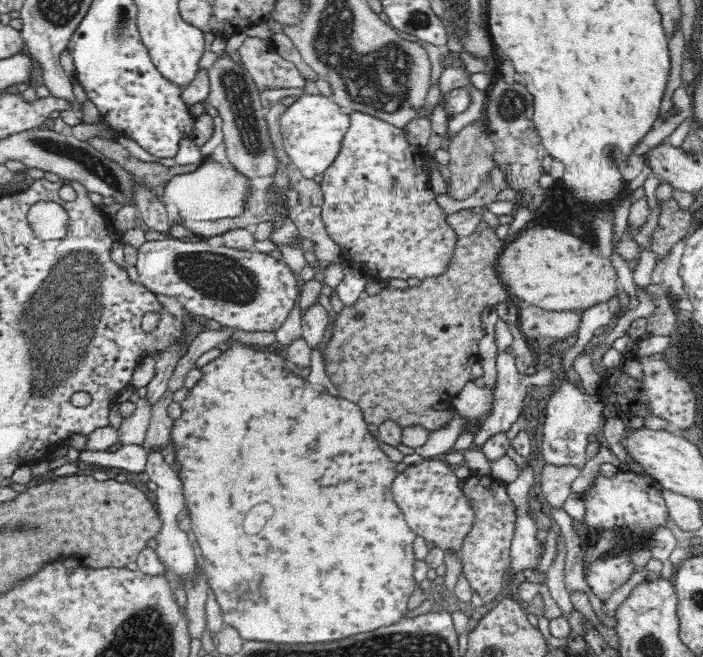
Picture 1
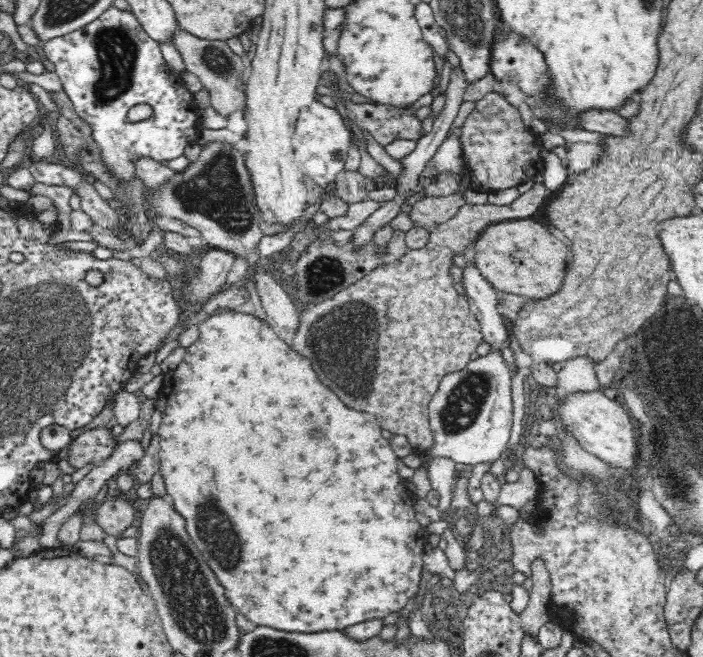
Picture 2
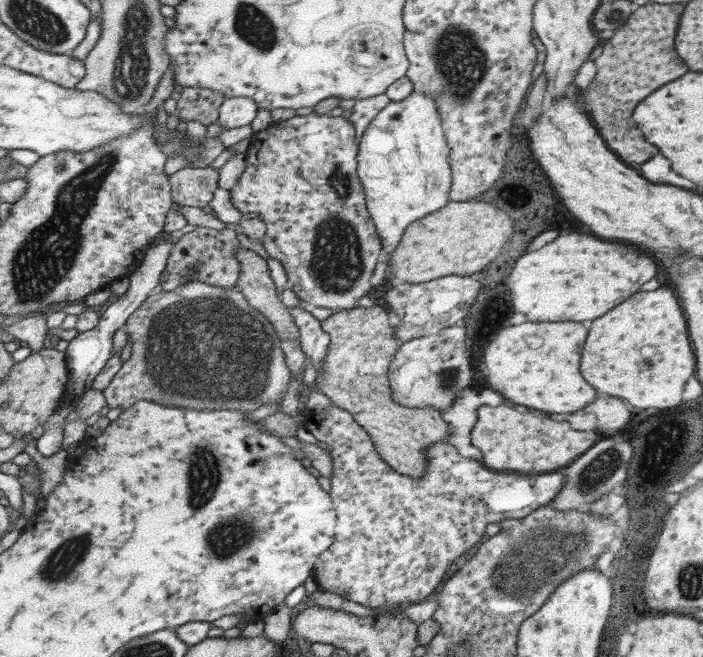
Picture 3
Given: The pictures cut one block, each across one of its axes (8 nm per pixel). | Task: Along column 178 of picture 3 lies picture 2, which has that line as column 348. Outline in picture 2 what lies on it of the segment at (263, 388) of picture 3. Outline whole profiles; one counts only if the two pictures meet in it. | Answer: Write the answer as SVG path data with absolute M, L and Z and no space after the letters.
M536 184L510 208L492 204L464 204L454 218L434 230L426 248L410 250L400 262L388 260L384 266L378 266L348 290L342 290L332 298L310 306L302 314L300 332L294 336L296 354L310 360L322 384L330 386L330 390L336 392L336 396L348 408L372 414L382 430L390 430L394 436L408 436L408 442L416 452L426 452L432 446L430 404L438 394L442 380L450 378L450 374L466 370L466 366L472 362L472 354L484 342L478 316L472 314L468 298L460 296L456 290L456 282L452 278L454 260L456 256L462 256L468 246L476 244L490 226L528 220L534 216L540 206L544 206L546 198L550 198L550 194L546 194L544 184Z

